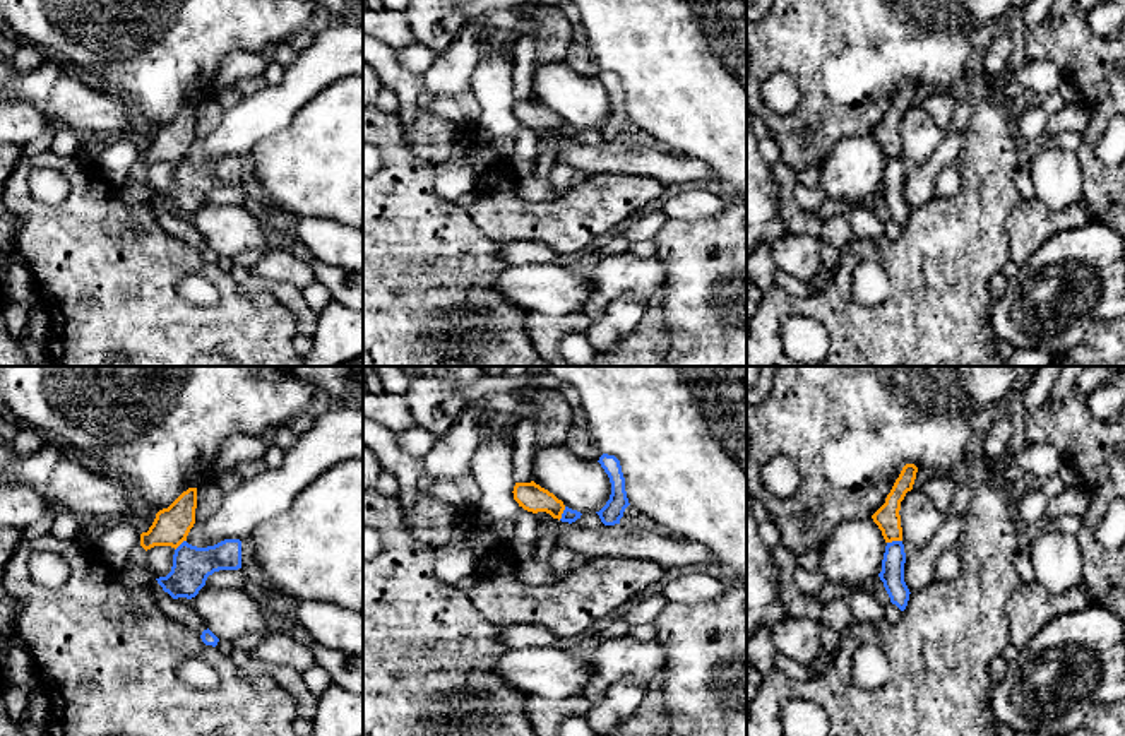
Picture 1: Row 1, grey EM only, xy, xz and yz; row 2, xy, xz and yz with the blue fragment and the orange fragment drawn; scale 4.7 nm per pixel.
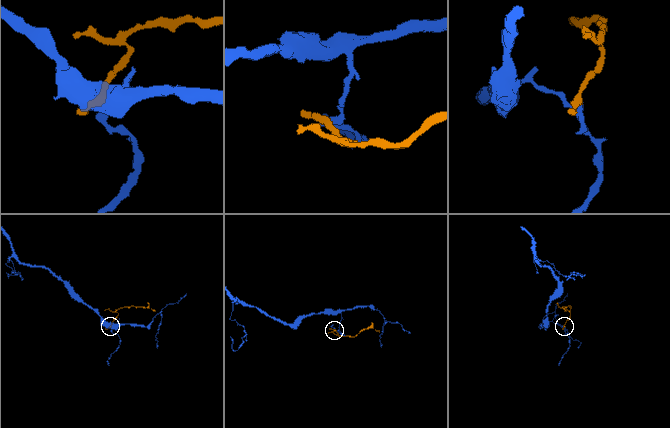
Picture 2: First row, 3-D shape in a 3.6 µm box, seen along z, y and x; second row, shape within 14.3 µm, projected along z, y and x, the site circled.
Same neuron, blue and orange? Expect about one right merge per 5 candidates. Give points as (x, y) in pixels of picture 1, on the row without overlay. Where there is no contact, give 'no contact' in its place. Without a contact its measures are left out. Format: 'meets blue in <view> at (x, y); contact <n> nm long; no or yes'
meets blue in yz at (894, 158); contact 70 nm long; no

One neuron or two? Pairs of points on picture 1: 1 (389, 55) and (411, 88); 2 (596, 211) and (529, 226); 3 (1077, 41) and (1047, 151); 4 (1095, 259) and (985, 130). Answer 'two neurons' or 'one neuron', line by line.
1: one neuron
2: one neuron
3: two neurons
4: two neurons

